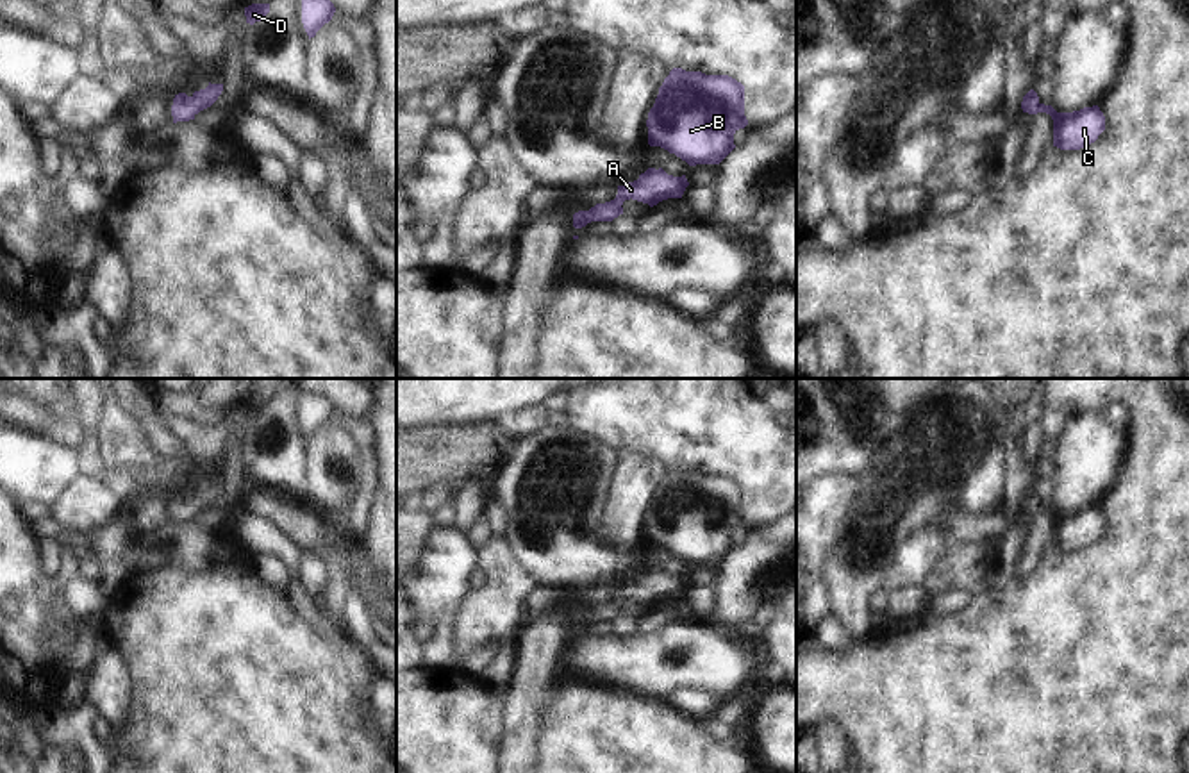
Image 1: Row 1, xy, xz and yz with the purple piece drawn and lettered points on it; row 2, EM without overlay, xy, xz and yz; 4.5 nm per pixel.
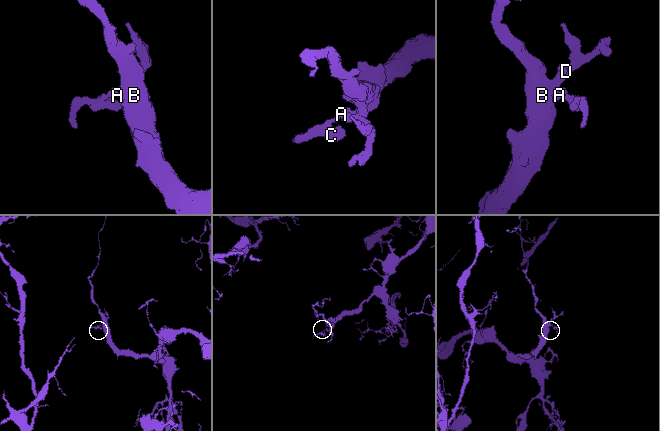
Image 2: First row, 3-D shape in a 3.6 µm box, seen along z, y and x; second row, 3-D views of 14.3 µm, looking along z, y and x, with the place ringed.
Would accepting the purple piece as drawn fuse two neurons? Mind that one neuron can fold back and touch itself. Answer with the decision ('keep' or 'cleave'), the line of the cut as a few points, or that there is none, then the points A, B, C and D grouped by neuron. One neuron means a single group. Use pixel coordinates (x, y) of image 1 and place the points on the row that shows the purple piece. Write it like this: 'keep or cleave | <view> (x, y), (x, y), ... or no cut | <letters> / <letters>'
keep | no cut | A B C D

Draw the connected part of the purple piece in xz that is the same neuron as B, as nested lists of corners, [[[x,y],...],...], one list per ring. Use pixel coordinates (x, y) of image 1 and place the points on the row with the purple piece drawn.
[[[673,68],[648,112],[648,145],[675,154],[689,166],[719,164],[734,148],[734,134],[744,129],[744,86],[728,75],[705,75]]]

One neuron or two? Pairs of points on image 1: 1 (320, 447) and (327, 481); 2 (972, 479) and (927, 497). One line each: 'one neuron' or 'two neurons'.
1: one neuron
2: one neuron

